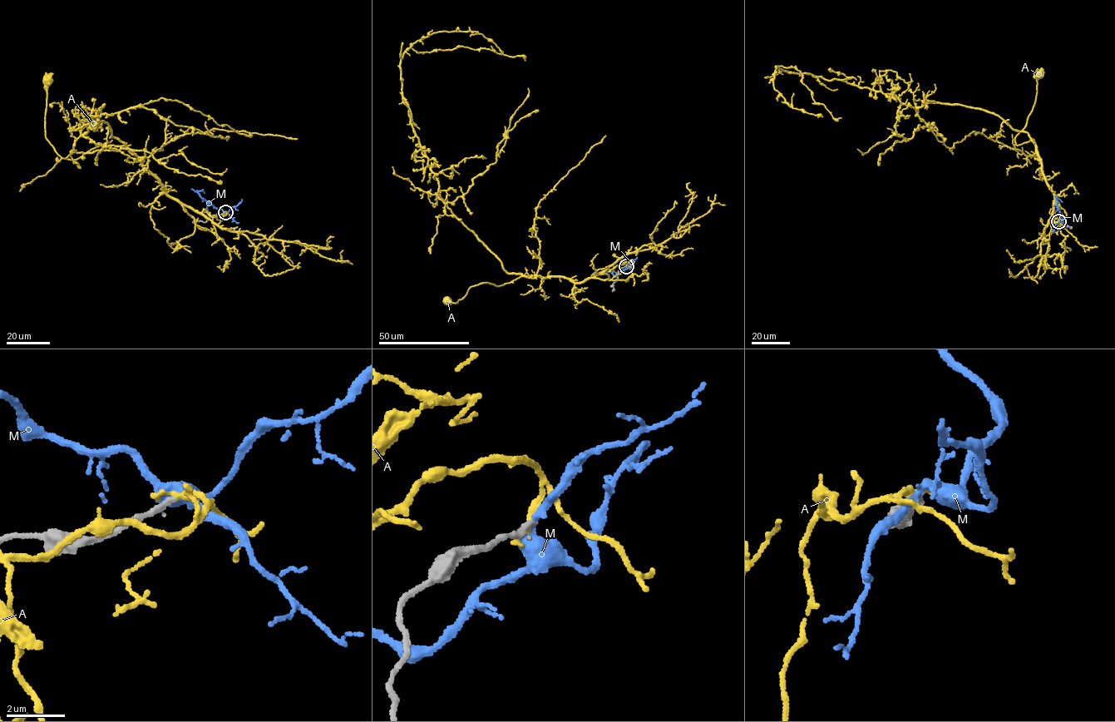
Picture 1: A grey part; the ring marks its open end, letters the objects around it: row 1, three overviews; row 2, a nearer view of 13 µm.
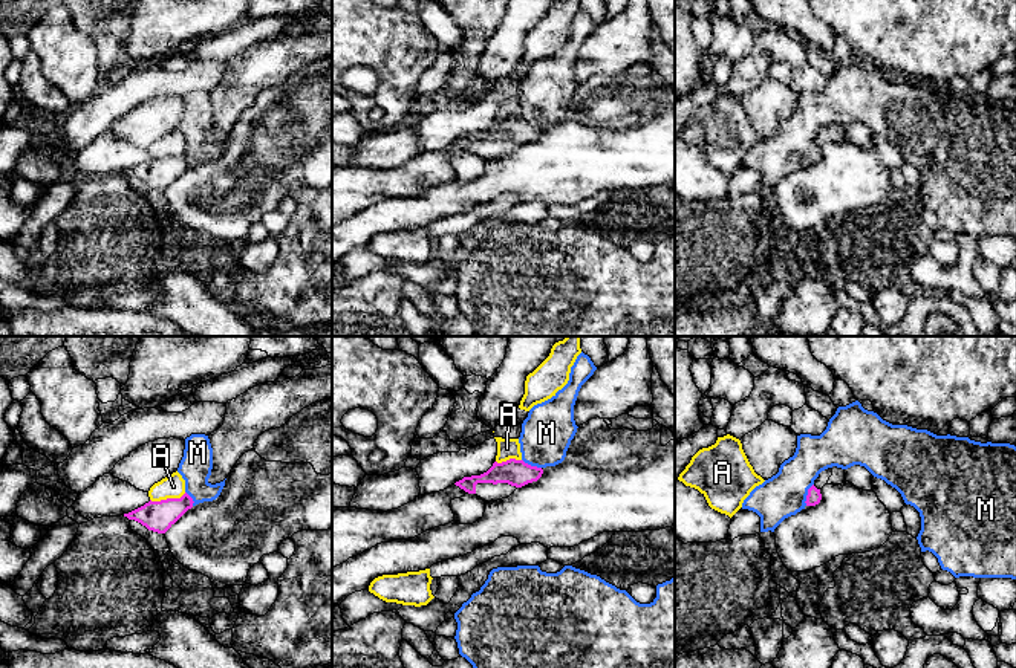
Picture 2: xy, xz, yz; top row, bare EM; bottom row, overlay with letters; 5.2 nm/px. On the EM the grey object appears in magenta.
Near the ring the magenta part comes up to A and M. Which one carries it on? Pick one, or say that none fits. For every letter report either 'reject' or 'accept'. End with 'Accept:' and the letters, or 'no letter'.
A: reject
M: reject
Accept: no letter

